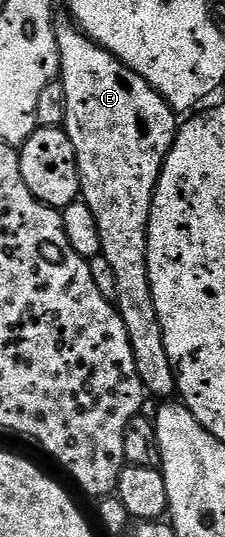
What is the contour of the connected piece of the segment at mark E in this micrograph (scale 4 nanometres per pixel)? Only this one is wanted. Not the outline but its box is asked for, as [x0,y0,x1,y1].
[54,17,177,400]

